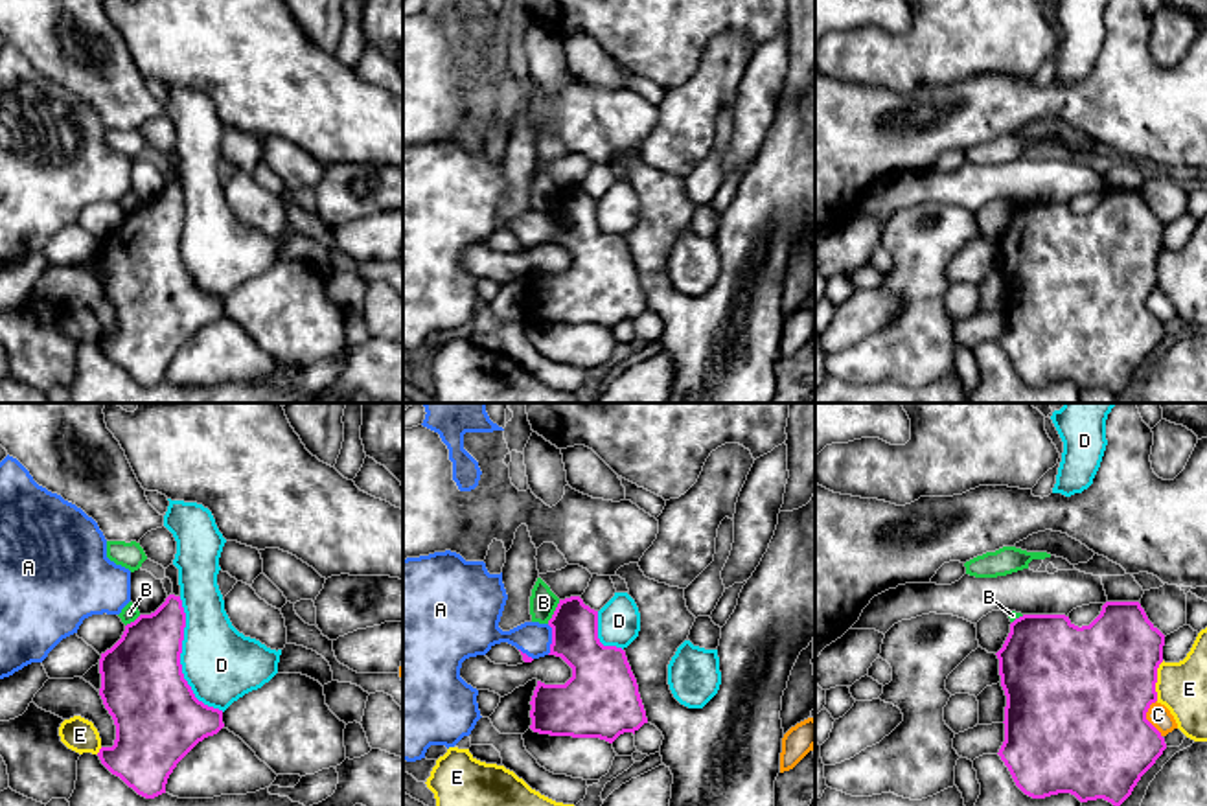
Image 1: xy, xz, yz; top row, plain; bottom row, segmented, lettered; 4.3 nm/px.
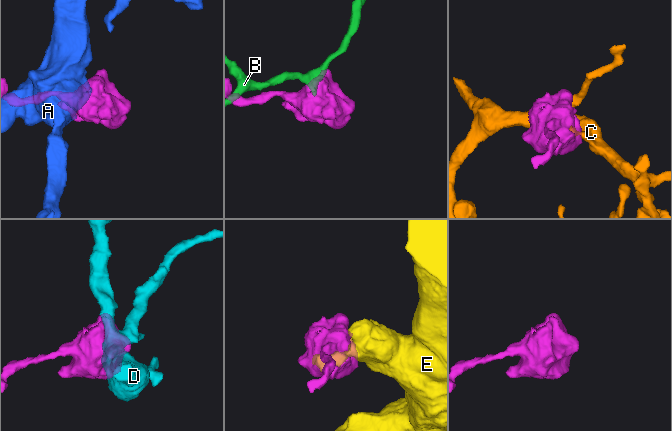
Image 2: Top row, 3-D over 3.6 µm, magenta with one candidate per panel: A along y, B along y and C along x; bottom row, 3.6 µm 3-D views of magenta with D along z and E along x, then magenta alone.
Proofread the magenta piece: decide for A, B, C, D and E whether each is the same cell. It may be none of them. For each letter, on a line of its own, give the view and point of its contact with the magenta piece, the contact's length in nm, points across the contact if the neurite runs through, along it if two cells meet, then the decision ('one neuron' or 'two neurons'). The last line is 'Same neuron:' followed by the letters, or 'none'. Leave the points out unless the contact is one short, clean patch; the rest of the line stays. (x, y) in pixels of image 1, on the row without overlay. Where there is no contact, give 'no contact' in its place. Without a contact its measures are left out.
A: meets magenta in xz at (552, 227); contact 140 nm long; runs through xz (598, 260), (565, 227), (552, 227), (534, 227); one neuron
B: meets magenta in xz at (554, 199); contact 120 nm long; border along xz (560, 188), (547, 210); two neurons
C: meets magenta in yz at (1145, 306); contact 170 nm long; border along yz (1156, 287), (1147, 300), (1147, 308), (1161, 324); two neurons
D: meets magenta in xy at (179, 249); contact 550 nm long; two neurons
E: meets magenta in yz at (1156, 269); contact 180 nm long; two neurons
Same neuron: A

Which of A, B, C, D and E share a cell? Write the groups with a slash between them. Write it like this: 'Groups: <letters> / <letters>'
Groups: A / B / C / D / E

